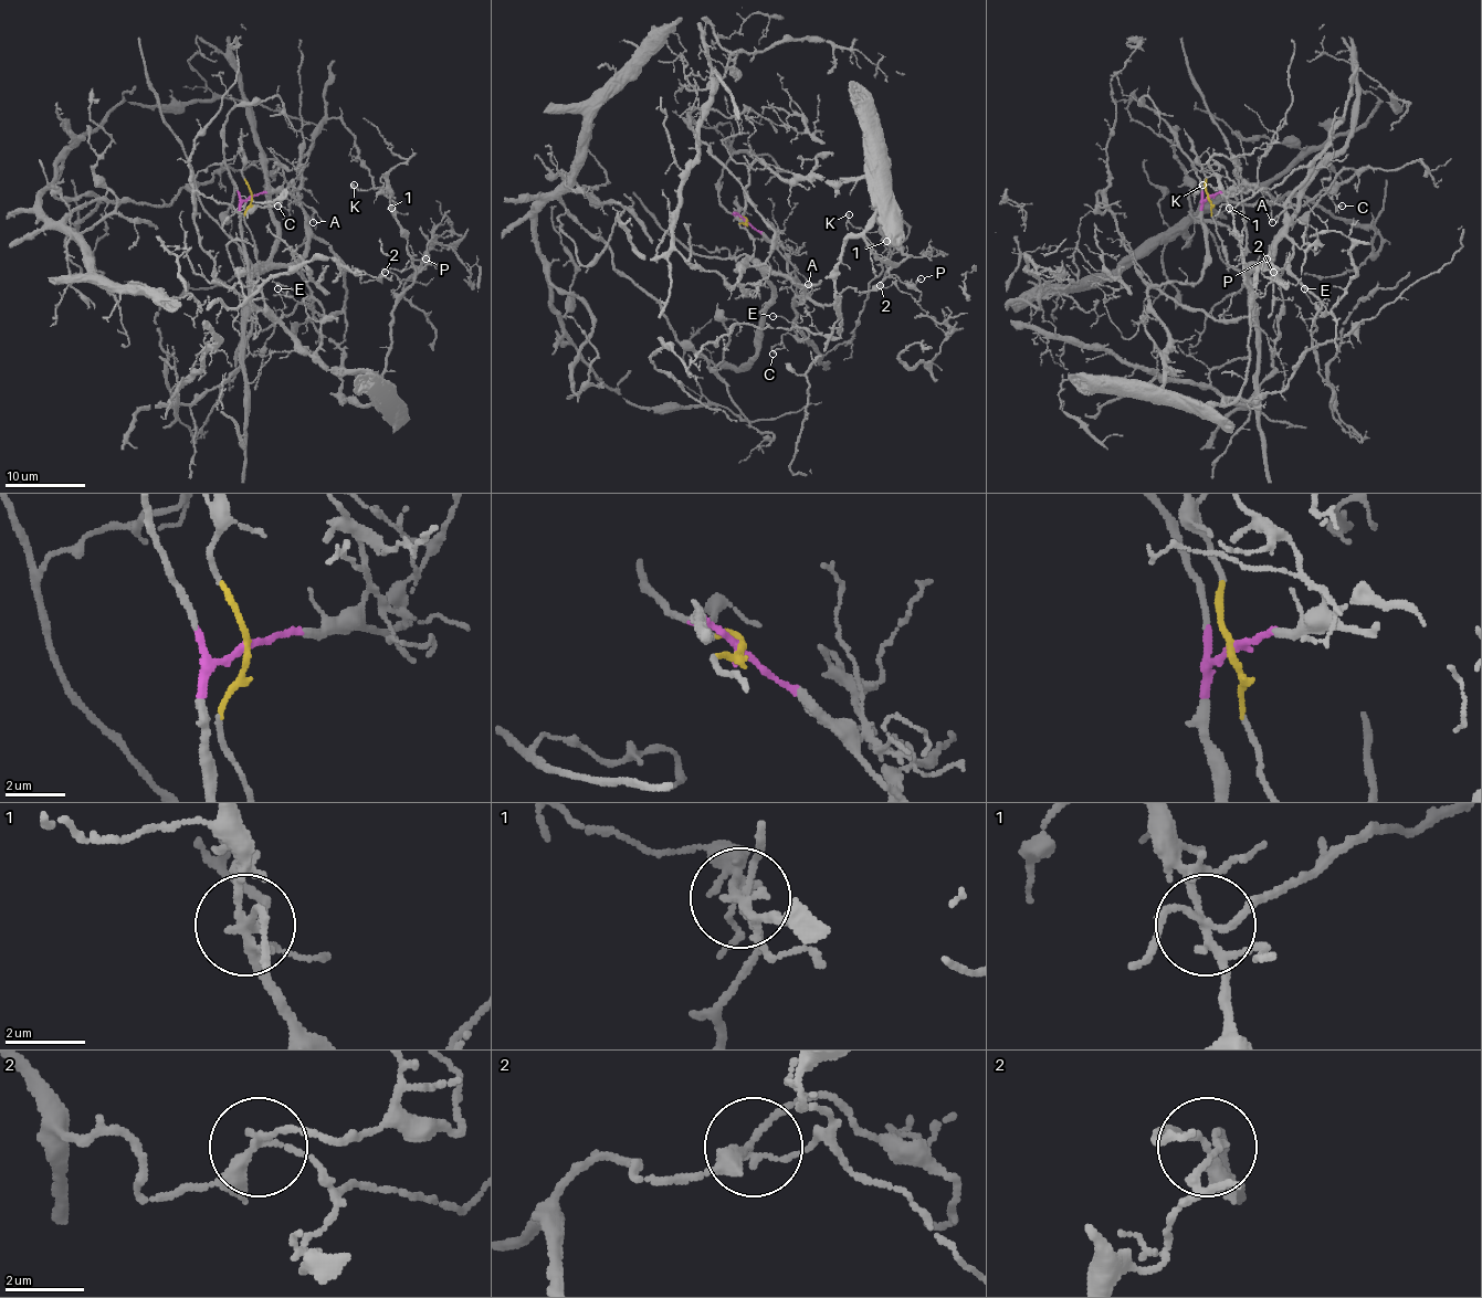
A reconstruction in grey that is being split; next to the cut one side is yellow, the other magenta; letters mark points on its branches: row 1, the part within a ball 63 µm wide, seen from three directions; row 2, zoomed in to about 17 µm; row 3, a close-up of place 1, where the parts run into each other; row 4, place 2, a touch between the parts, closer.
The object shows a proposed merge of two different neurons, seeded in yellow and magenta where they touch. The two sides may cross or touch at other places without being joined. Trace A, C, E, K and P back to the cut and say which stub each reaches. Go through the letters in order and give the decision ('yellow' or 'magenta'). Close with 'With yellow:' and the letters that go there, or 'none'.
A: yellow
C: yellow
E: yellow
K: magenta
P: yellow
With yellow: A, C, E, P

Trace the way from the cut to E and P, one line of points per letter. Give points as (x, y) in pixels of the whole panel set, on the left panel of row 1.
E: (251, 197), (245, 221), (258, 272), (290, 266), (317, 238), (342, 272), (346, 306), (317, 314), (277, 288)
P: (251, 197), (245, 221), (259, 274), (290, 266), (317, 238), (363, 282), (424, 257)

